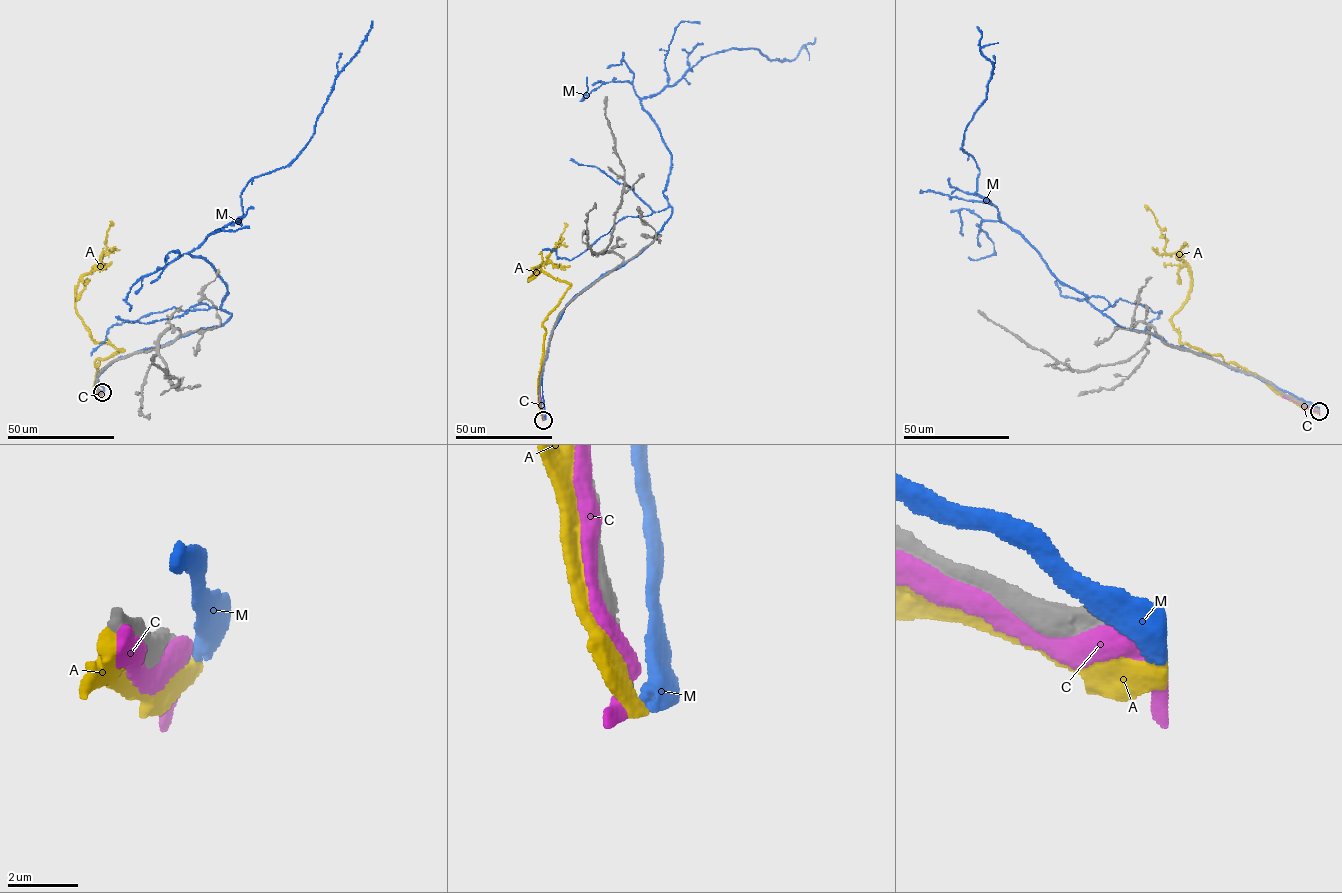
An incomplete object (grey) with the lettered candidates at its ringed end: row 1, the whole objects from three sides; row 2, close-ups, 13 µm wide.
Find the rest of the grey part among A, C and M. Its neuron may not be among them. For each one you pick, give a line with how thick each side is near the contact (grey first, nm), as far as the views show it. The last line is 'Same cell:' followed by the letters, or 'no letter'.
Same cell: no letter

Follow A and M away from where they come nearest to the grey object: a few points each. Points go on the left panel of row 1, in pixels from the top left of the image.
A: (102, 392), (95, 391), (95, 361), (123, 350), (92, 338), (75, 294), (79, 279), (99, 266), (109, 221)
M: (102, 391), (119, 358), (230, 318), (227, 285), (189, 253), (309, 141), (372, 21)

